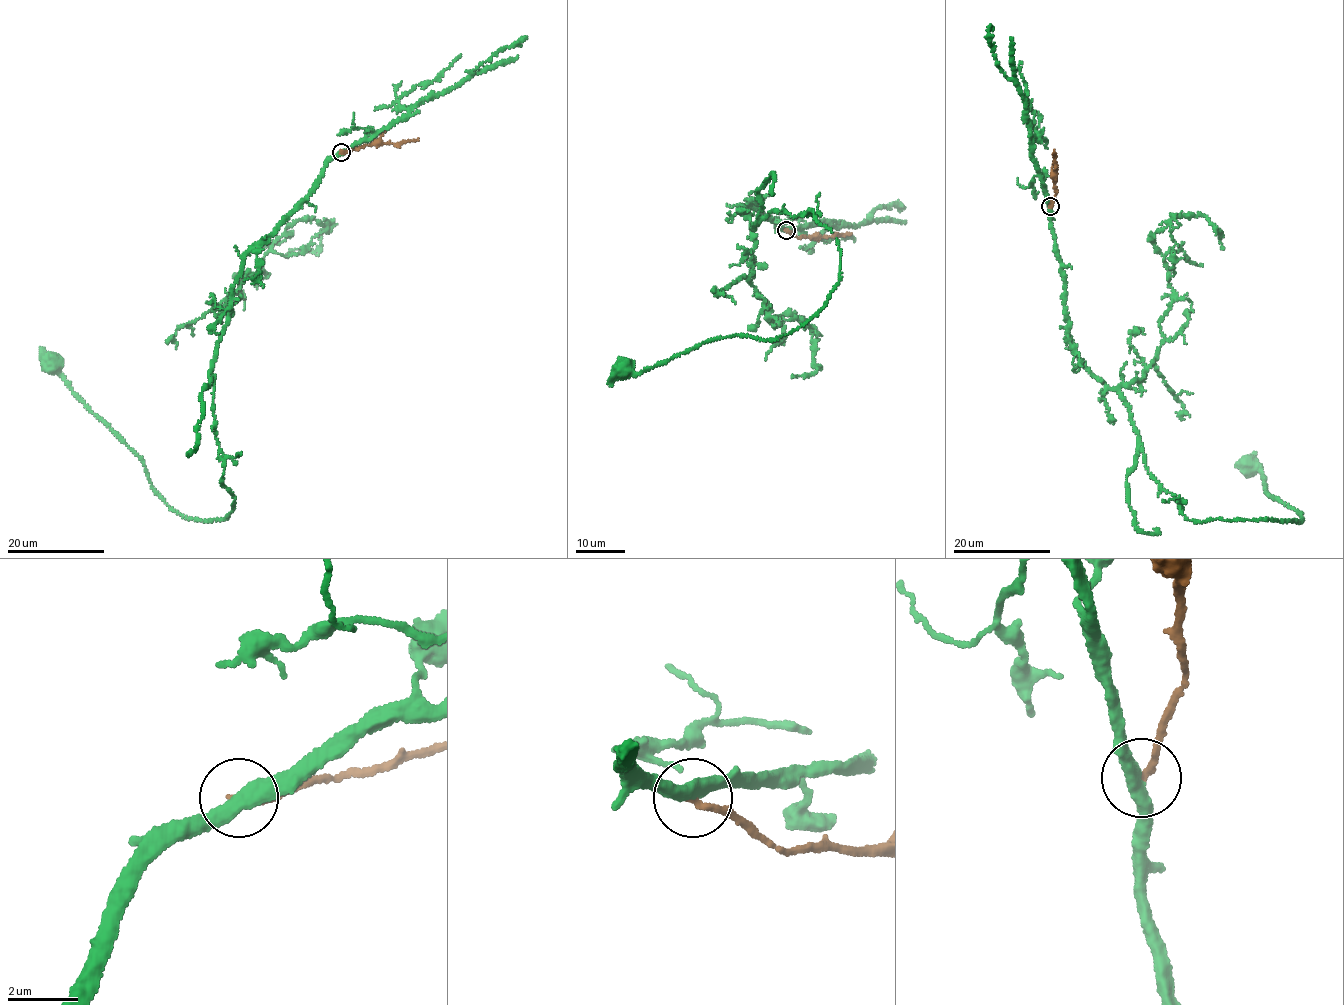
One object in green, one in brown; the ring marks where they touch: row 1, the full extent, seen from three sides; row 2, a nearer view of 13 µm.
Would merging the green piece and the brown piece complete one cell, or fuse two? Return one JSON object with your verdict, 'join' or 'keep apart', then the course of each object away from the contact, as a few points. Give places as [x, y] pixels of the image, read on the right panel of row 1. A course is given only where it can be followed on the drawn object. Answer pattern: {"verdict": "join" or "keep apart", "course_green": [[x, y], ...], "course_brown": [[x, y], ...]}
{"verdict": "keep apart", "course_green": [[1050, 207], [1074, 352], [1120, 395], [1151, 477], [1188, 519], [1303, 519], [1265, 490], [1258, 466], [1247, 468]], "course_brown": [[1050, 207], [1056, 191], [1055, 149]]}

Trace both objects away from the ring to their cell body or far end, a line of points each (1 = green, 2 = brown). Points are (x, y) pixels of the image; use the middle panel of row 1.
1: (786, 229), (741, 205), (753, 227), (775, 210), (810, 209), (835, 236), (839, 282), (803, 324), (623, 366)
2: (786, 229), (801, 237), (851, 235)

